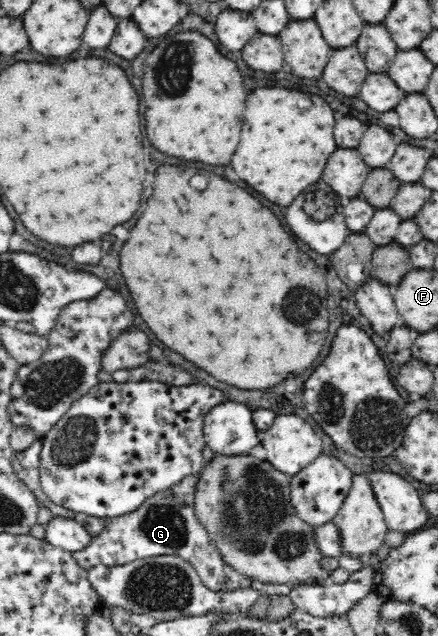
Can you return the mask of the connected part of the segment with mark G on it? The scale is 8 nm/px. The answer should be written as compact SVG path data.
M189 474L181 482L173 484L167 491L155 492L155 495L145 498L139 508L127 512L123 516L107 520L105 532L94 538L86 548L72 552L79 566L90 569L98 564L108 567L124 565L134 560L154 556L175 555L191 563L197 571L201 583L213 592L234 591L243 588L254 588L260 594L289 595L291 586L288 584L267 584L245 576L231 568L223 560L222 552L211 541L206 526L199 522L195 514L195 491L200 475Z

